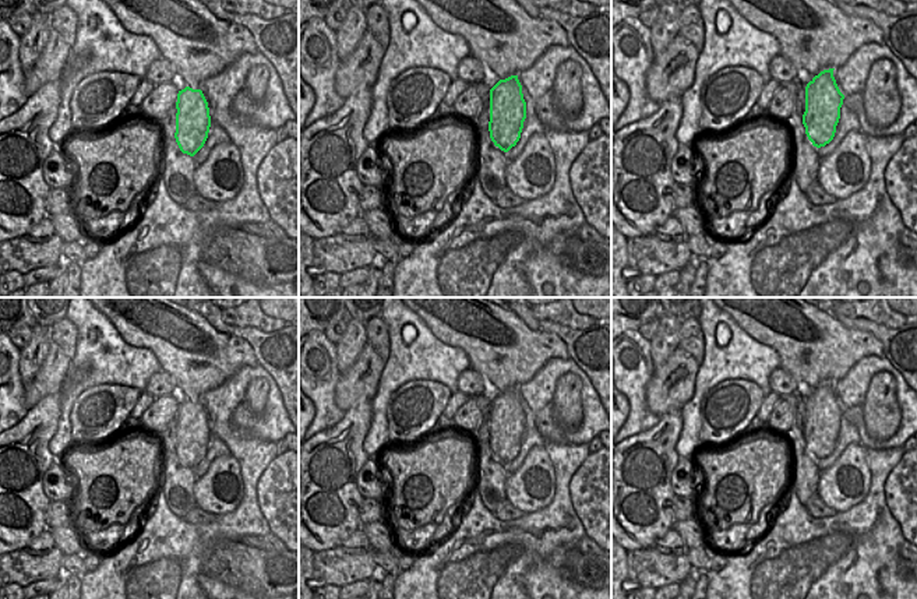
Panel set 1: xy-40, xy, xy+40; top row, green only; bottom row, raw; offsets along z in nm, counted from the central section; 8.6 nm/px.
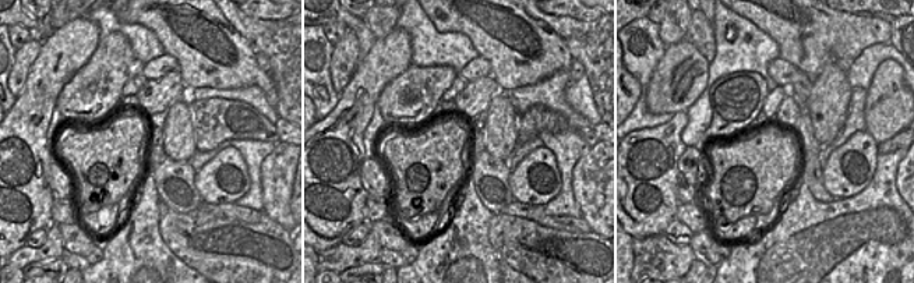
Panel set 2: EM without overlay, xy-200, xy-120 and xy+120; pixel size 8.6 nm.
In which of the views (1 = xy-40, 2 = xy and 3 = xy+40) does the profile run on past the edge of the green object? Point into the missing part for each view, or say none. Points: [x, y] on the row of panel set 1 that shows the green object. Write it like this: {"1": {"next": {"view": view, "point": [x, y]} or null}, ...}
{"1": {"next": null}, "2": {"next": null}, "3": {"next": null}}

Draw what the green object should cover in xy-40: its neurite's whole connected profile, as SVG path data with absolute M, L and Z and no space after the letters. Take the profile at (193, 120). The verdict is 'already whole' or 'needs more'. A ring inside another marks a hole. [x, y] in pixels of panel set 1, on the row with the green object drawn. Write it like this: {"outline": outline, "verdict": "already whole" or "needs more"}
{"outline": "M186 87L176 102L176 142L183 154L194 156L205 144L211 127L208 102L201 89Z", "verdict": "already whole"}

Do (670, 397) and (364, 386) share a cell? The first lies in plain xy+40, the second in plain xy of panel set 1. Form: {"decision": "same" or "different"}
{"decision": "same"}

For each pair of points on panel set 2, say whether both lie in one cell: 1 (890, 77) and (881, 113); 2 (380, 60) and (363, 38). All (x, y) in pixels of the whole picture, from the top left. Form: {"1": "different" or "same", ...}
{"1": "same", "2": "different"}

